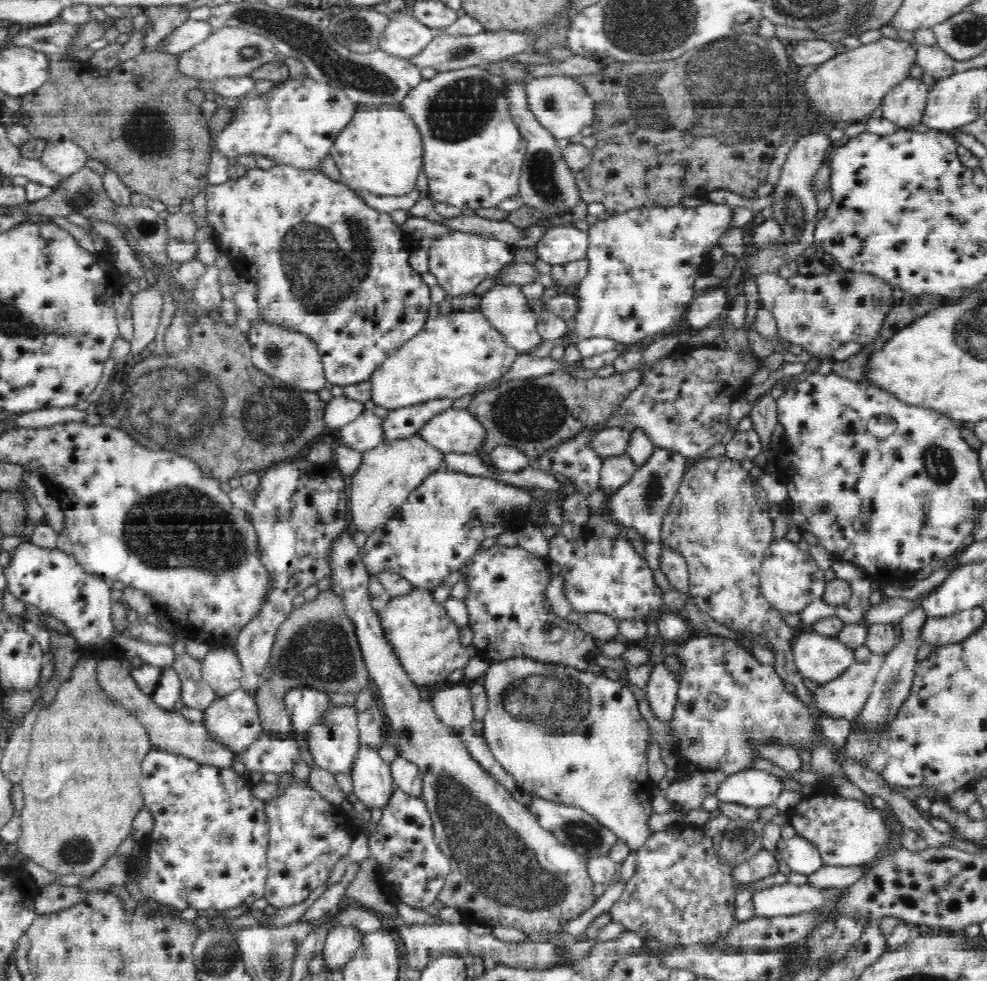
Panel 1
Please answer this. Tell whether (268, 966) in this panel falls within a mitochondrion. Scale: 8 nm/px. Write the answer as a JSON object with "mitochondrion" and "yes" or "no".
{"mitochondrion":"yes"}

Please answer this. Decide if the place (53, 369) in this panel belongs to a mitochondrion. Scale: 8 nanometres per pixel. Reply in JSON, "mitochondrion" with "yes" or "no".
{"mitochondrion":"no"}

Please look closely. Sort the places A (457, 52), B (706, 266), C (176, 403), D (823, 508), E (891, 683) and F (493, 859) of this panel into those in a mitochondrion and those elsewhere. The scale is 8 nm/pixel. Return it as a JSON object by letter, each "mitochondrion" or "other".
{"A":"mitochondrion","B":"other","C":"mitochondrion","D":"other","E":"mitochondrion","F":"mitochondrion"}

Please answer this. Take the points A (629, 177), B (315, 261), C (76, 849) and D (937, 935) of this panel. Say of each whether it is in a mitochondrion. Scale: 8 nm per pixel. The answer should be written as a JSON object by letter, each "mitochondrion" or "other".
{"A":"other","B":"mitochondrion","C":"mitochondrion","D":"other"}

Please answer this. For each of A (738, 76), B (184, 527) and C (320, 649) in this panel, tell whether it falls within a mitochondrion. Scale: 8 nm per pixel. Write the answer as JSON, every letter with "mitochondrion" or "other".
{"A":"mitochondrion","B":"mitochondrion","C":"mitochondrion"}

